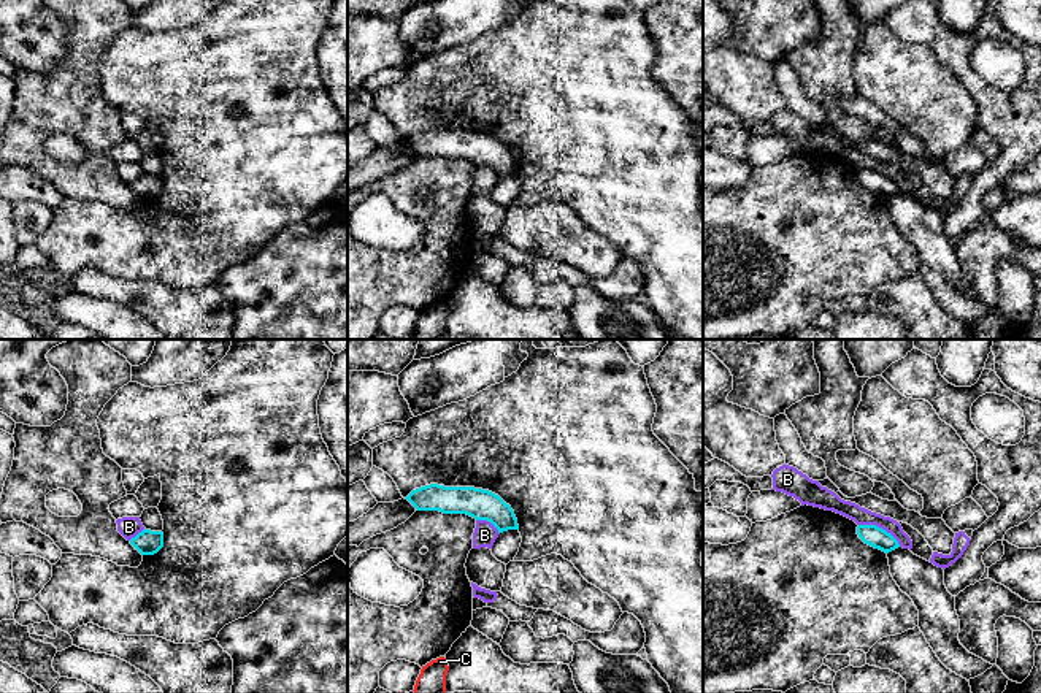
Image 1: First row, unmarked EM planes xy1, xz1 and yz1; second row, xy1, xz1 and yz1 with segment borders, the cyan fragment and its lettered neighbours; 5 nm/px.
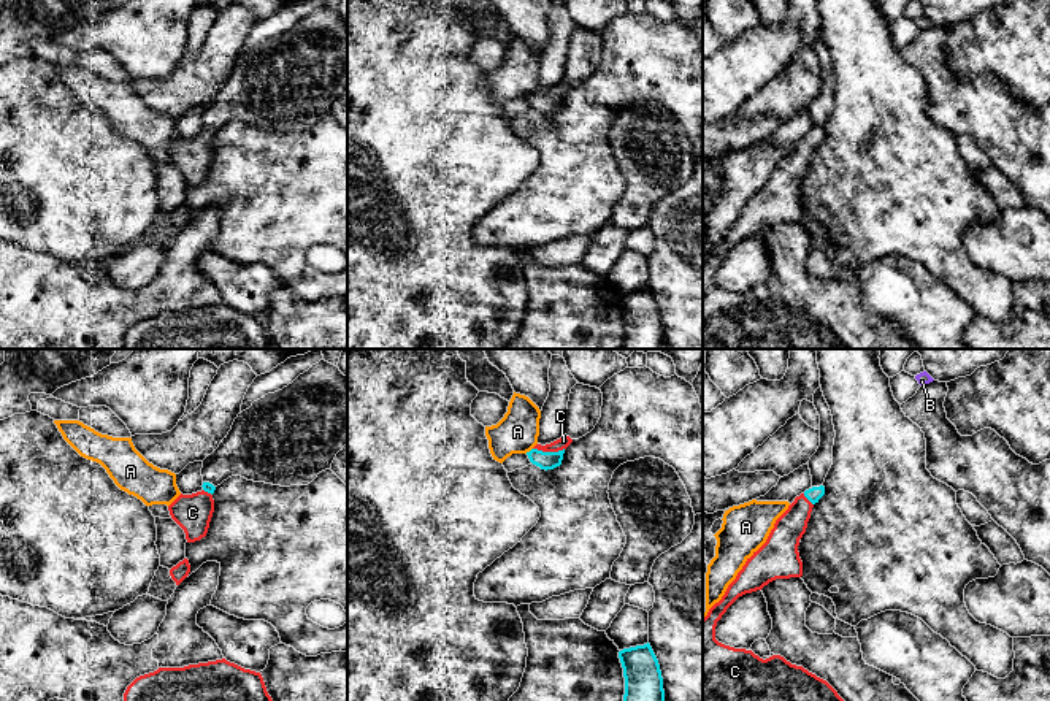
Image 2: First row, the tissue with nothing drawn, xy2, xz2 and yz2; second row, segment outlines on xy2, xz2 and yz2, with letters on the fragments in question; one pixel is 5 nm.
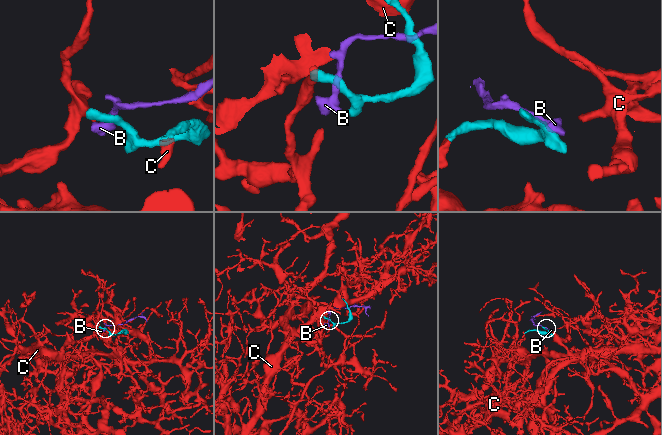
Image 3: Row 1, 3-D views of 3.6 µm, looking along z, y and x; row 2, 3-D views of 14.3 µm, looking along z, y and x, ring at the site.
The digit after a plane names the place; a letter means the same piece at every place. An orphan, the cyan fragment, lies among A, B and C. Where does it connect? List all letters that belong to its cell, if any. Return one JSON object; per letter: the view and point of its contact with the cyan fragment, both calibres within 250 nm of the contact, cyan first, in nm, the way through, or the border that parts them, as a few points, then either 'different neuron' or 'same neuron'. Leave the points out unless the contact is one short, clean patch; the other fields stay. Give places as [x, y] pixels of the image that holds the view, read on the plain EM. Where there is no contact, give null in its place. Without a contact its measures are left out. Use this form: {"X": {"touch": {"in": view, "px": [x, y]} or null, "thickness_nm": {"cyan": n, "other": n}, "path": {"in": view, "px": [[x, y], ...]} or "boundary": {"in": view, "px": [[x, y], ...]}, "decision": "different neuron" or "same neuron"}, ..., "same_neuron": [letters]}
{"A": {"touch": {"in": "xz2", "px": [530, 95]}, "thickness_nm": {"cyan": 100, "other": 220}, "boundary": {"in": "xz2", "px": [[532, 92], [525, 97]]}, "decision": "different neuron"}, "B": {"touch": {"in": "yz1", "px": [881, 173]}, "thickness_nm": {"cyan": 110, "other": 90}, "boundary": {"in": "yz1", "px": [[859, 168], [875, 168], [884, 173], [900, 191]]}, "decision": "different neuron"}, "C": {"touch": {"in": "xz2", "px": [549, 97]}, "thickness_nm": {"cyan": 100, "other": 60}, "path": {"in": "xz2", "px": [[546, 105], [549, 97], [563, 86]]}, "decision": "same neuron"}, "same_neuron": ["C"]}

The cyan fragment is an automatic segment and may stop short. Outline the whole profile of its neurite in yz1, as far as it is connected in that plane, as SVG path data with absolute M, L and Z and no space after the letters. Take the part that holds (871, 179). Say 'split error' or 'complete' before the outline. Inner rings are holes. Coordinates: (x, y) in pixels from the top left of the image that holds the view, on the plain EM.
complete | M859 170L857 179L865 189L885 198L900 192L898 186L890 178L876 170Z

